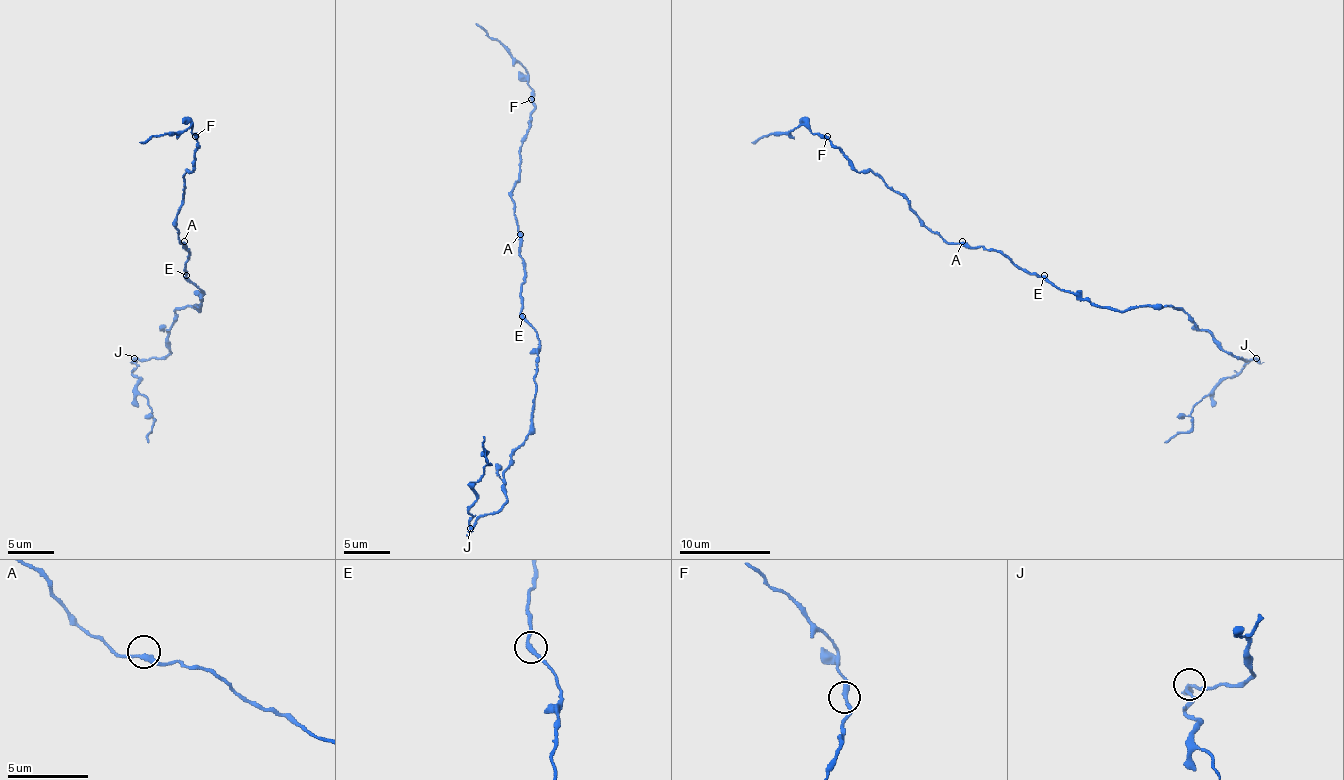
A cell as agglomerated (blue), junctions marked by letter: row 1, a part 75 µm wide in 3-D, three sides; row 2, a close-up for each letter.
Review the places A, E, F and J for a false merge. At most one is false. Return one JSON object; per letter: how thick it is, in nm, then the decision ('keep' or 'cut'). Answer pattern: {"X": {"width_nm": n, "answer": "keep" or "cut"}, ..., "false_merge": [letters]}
{"A": {"width_nm": 280, "answer": "keep"}, "E": {"width_nm": 280, "answer": "keep"}, "F": {"width_nm": 280, "answer": "keep"}, "J": {"width_nm": 280, "answer": "cut"}, "false_merge": ["J"]}

